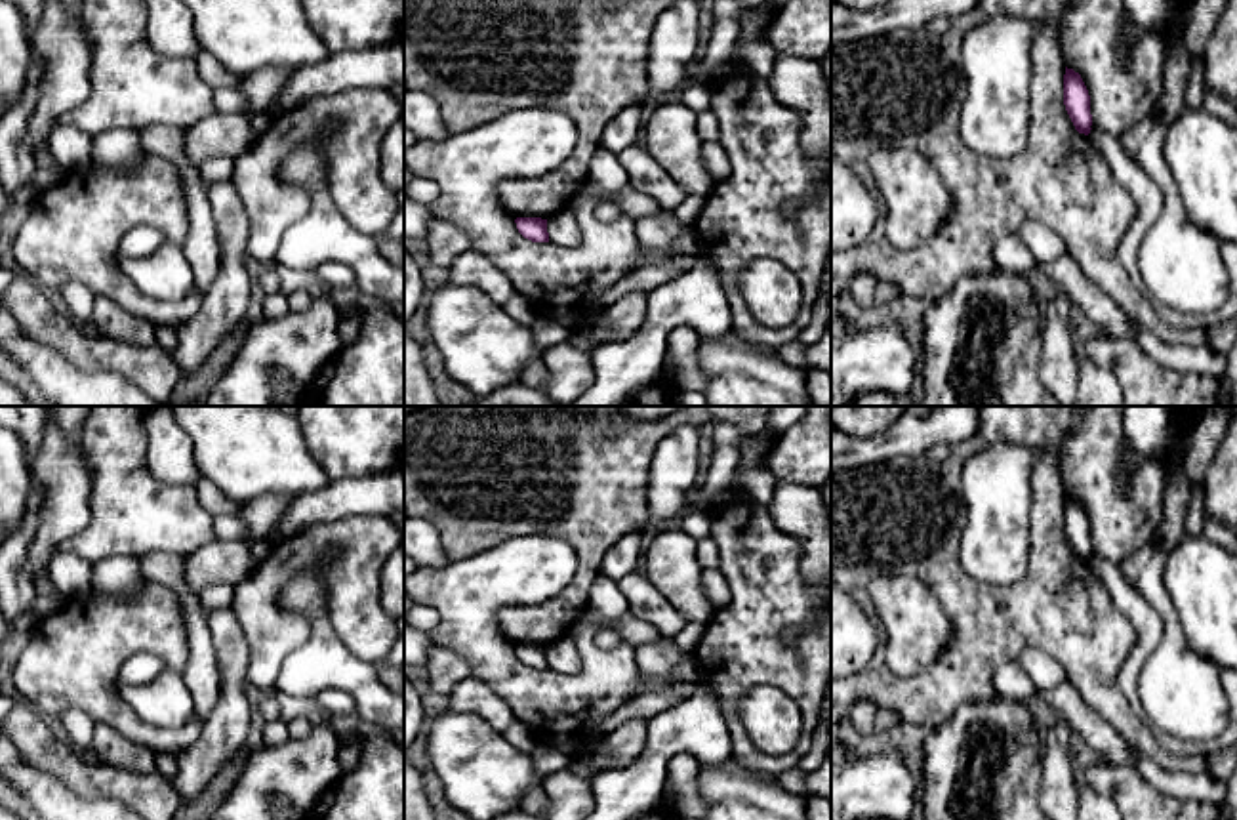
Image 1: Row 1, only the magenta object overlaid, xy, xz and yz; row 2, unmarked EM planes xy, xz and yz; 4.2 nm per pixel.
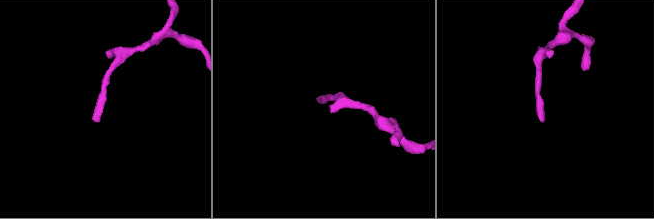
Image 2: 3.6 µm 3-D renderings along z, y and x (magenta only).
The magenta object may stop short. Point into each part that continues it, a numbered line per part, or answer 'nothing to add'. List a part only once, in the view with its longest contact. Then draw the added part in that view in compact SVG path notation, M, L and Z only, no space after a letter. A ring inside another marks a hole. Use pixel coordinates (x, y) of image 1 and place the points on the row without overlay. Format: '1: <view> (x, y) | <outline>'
nothing to add

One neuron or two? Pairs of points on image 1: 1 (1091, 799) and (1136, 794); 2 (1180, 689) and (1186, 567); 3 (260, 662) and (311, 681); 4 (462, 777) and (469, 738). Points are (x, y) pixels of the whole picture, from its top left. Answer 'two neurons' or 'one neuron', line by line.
1: two neurons
2: two neurons
3: two neurons
4: one neuron

